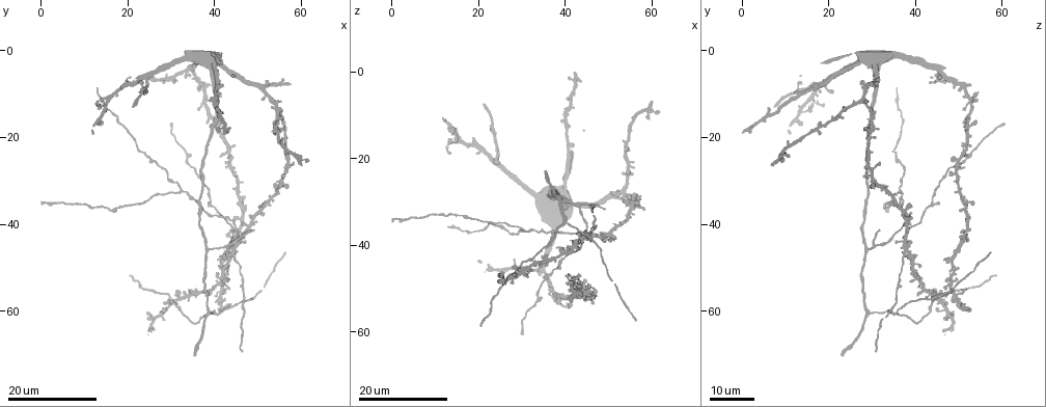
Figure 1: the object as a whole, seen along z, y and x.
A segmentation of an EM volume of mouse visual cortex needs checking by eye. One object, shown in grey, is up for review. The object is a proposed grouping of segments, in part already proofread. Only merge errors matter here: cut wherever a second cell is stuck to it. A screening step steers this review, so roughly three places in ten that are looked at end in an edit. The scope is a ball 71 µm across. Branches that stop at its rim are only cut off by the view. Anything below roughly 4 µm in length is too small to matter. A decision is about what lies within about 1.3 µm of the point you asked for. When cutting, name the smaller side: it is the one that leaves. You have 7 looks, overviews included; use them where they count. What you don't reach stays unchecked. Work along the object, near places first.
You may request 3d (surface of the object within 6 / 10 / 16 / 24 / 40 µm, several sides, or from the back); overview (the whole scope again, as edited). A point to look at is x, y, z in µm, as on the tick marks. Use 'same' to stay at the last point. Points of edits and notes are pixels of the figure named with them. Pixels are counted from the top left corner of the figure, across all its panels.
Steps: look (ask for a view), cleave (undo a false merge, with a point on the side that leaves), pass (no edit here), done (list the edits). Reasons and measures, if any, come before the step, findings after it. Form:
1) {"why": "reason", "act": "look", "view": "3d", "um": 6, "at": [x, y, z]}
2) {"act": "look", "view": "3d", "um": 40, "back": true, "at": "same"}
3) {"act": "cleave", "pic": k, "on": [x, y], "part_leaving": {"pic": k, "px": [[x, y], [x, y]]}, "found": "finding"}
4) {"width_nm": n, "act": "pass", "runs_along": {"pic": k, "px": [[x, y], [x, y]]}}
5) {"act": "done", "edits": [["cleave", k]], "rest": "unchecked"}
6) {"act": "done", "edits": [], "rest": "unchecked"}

{"why": "small branch off a trunk", "act": "look", "view": "3d", "um": 16, "at": [43.5, 47.0, 37.5]}

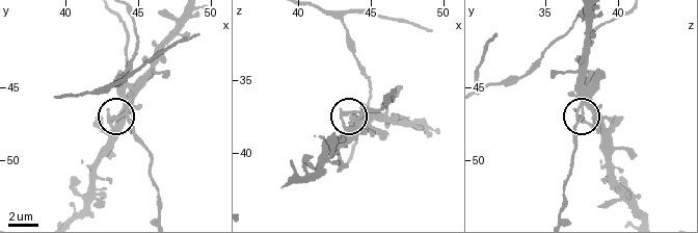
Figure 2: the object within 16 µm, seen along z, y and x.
{"act": "look", "view": "3d", "um": 10, "at": [43.8, 47.0, 37.2]}

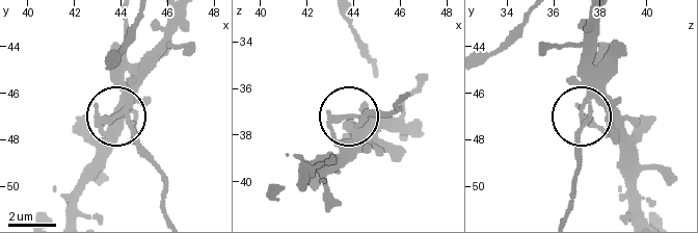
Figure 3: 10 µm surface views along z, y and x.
{"side_arm_um": 27, "act": "pass", "runs_along": {"pic": 3, "px": [[597, 20], [580, 161]]}, "found": "all the same cell"}

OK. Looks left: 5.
{"why": "a fork", "act": "look", "view": "3d", "um": 16, "at": [43.5, 45.5, 30.5]}

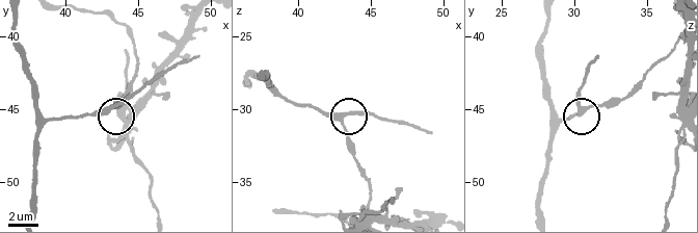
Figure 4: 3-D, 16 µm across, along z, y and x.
{"why": "closer look", "act": "look", "view": "3d", "um": 6, "at": [43.0, 45.2, 30.6]}

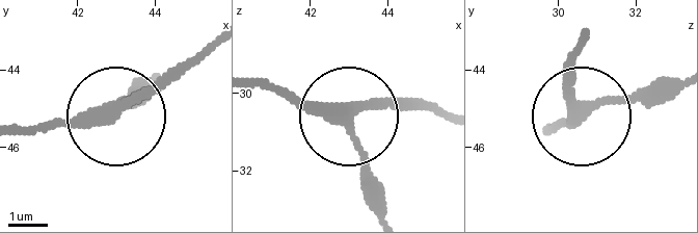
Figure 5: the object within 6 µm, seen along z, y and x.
{"width_nm": 290, "act": "pass", "runs_along": {"pic": 5, "px": [[22, 125], [111, 119], [211, 46]]}, "found": "all the same cell"}

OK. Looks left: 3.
{"why": "four or more arms meet", "act": "look", "view": "3d", "um": 24, "at": [54.0, 11.5, 27.5]}

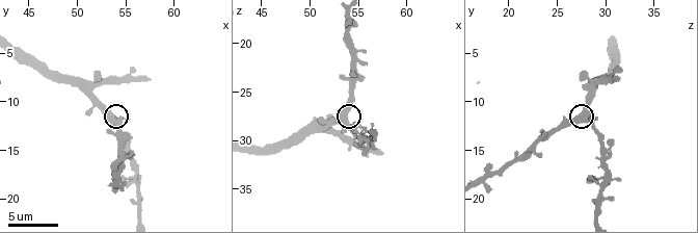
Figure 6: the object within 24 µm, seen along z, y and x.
{"act": "look", "view": "3d", "um": 6, "at": "same"}

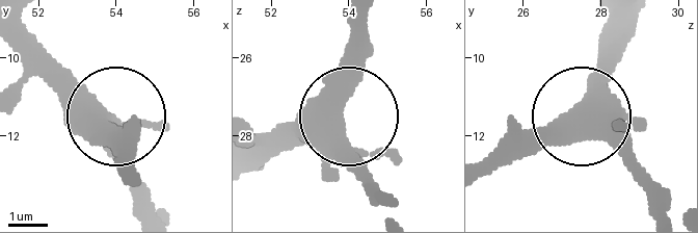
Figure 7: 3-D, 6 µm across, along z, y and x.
{"side_arm_um": 29, "act": "pass", "found": "continuous, no second cell"}

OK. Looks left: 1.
{"act": "done", "edits": [], "rest": "unchecked"}

